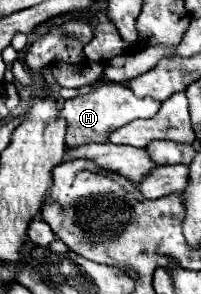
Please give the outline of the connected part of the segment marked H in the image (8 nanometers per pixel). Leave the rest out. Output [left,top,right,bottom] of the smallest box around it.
[60,82,160,146]

